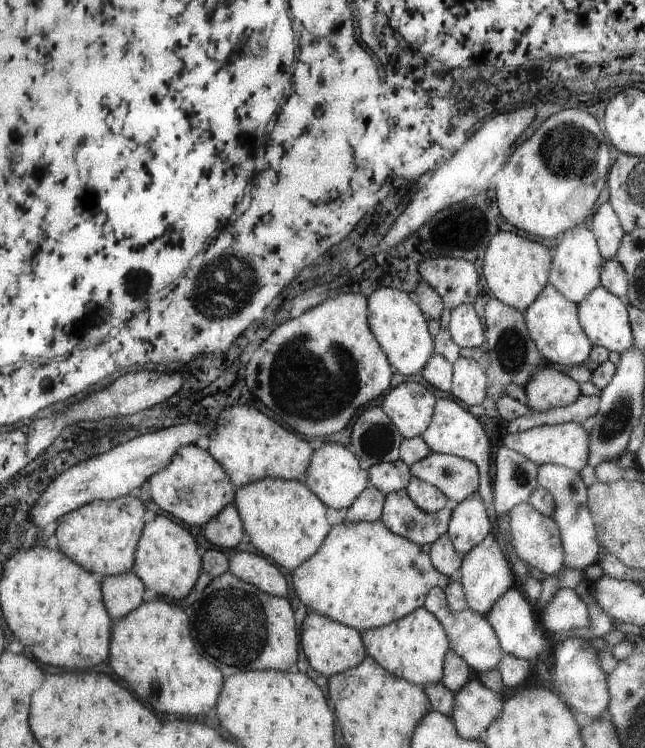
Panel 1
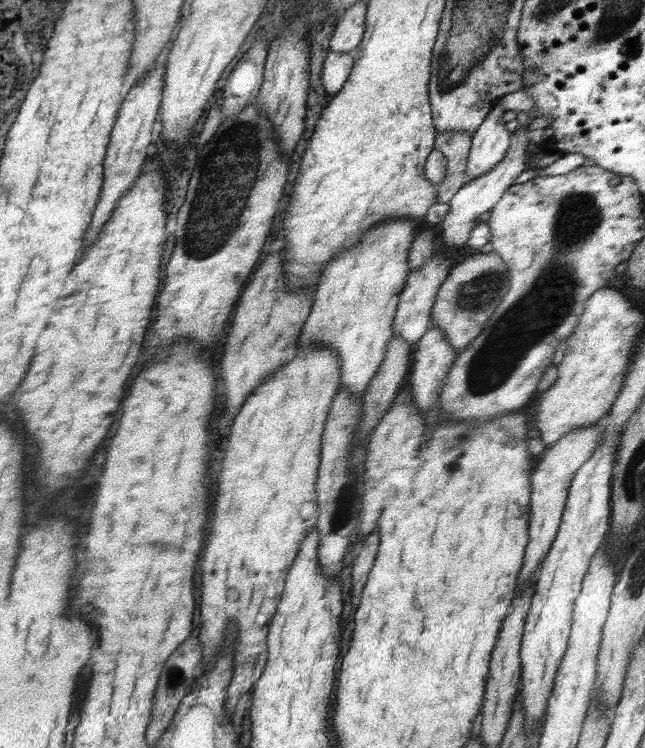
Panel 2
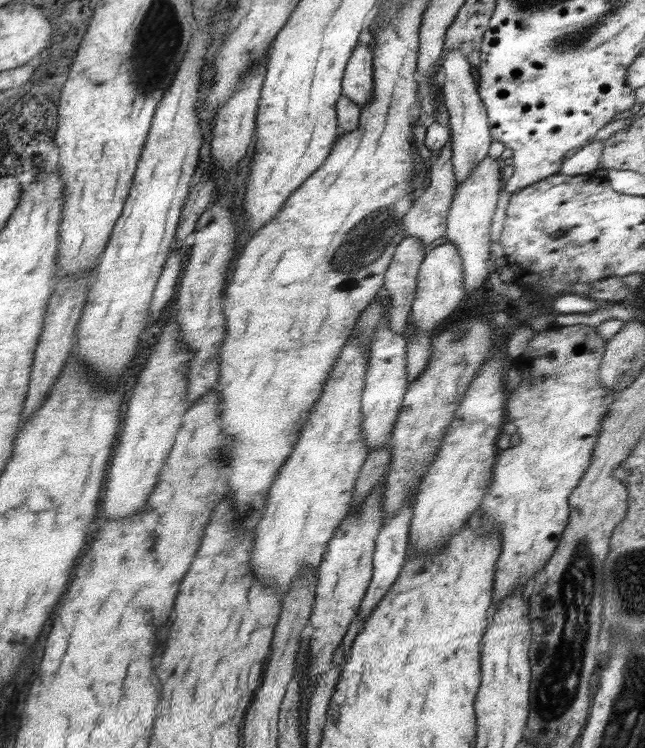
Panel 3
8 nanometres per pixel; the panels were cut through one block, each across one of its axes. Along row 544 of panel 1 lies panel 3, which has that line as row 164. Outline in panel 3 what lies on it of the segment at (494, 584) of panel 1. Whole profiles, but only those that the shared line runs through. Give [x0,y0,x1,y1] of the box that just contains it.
[445,157,502,294]

